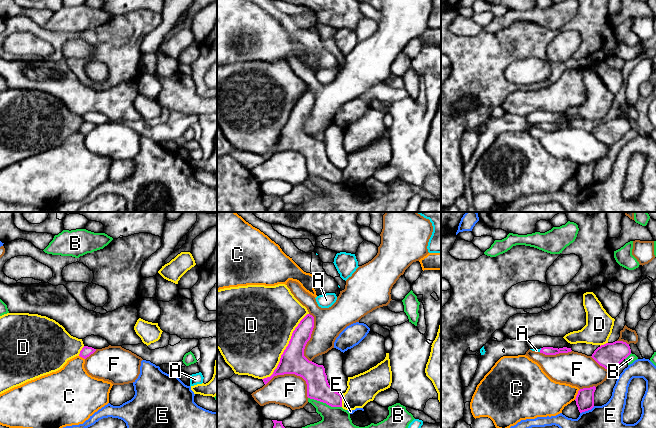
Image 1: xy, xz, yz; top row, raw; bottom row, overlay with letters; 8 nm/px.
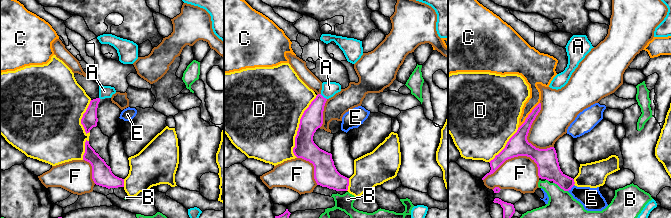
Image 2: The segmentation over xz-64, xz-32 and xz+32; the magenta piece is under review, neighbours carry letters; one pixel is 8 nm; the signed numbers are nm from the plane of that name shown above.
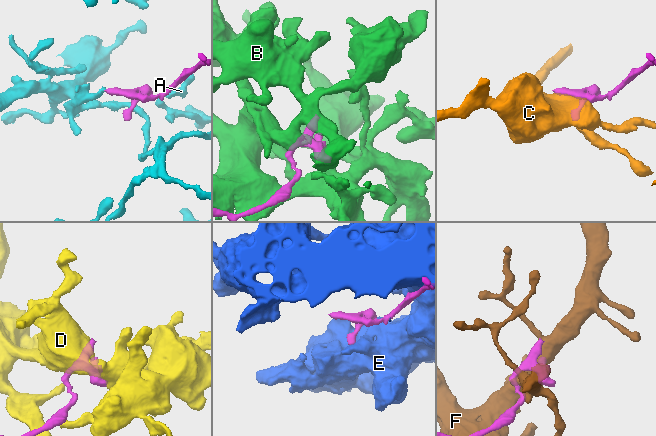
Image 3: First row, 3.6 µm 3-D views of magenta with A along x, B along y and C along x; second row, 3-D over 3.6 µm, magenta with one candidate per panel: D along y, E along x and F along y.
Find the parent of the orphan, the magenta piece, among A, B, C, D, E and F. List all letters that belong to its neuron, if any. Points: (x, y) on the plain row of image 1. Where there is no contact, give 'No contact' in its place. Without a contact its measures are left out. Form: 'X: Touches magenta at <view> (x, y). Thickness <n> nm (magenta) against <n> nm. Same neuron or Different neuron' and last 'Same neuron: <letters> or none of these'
A: Touches magenta at yz (540, 126). Thickness 60 nm (magenta) against 30 nm. Same neuron
B: Touches magenta at xz (325, 178). Thickness 190 nm (magenta) against 300 nm. Different neuron
C: Touches magenta at yz (577, 170). Thickness 140 nm (magenta) against 300 nm. Different neuron
D: Touches magenta at xz (286, 124). Thickness 200 nm (magenta) against 480 nm. Different neuron
E: Touches magenta at yz (587, 186). Thickness 140 nm (magenta) against 440 nm. Different neuron
F: Touches magenta at xz (293, 149). Thickness 200 nm (magenta) against 260 nm. Different neuron
Same neuron: A

